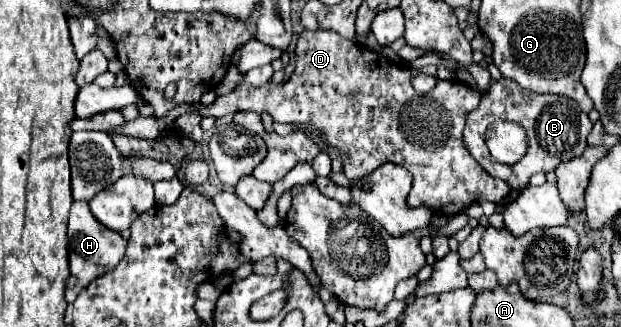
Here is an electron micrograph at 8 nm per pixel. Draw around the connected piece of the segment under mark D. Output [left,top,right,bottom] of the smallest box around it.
[115,30,511,216]

